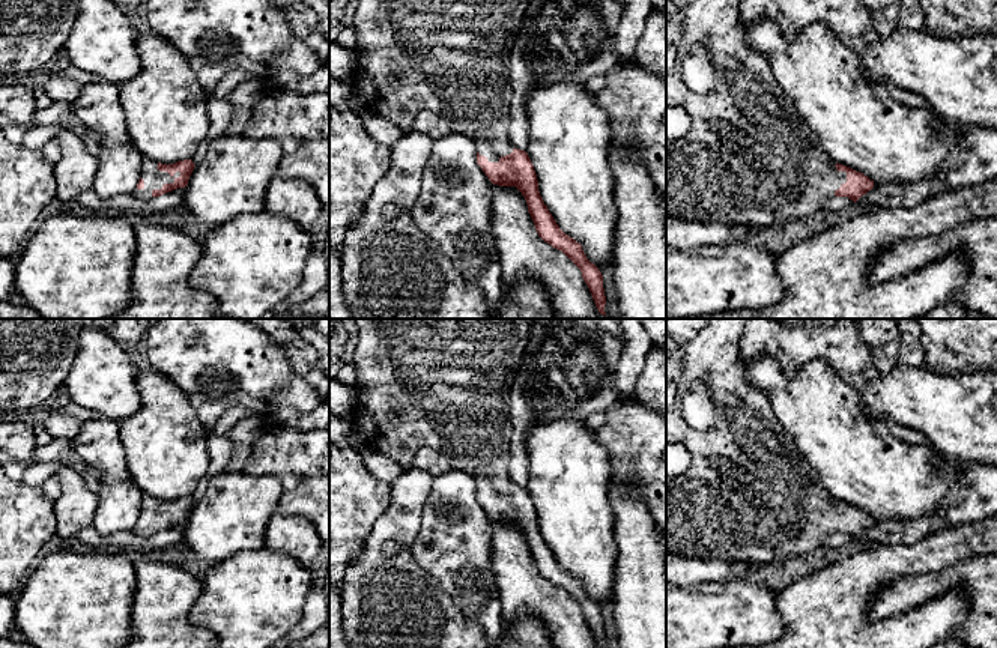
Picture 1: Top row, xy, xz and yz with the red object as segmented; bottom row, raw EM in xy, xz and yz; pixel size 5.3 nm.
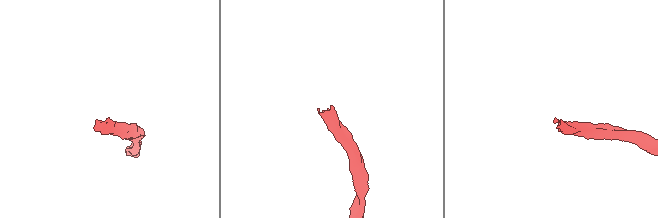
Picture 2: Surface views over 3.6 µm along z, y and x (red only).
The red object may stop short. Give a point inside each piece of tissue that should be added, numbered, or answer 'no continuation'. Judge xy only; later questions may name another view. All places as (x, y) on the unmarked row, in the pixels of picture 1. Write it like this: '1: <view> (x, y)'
1: xy (154, 516)

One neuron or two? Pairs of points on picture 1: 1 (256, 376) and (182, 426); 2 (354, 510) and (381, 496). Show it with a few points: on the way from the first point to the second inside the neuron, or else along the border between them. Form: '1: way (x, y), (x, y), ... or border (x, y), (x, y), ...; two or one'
1: border (178, 387), (199, 415), (206, 433); two
2: way (360, 504), (366, 498), (375, 496); one

